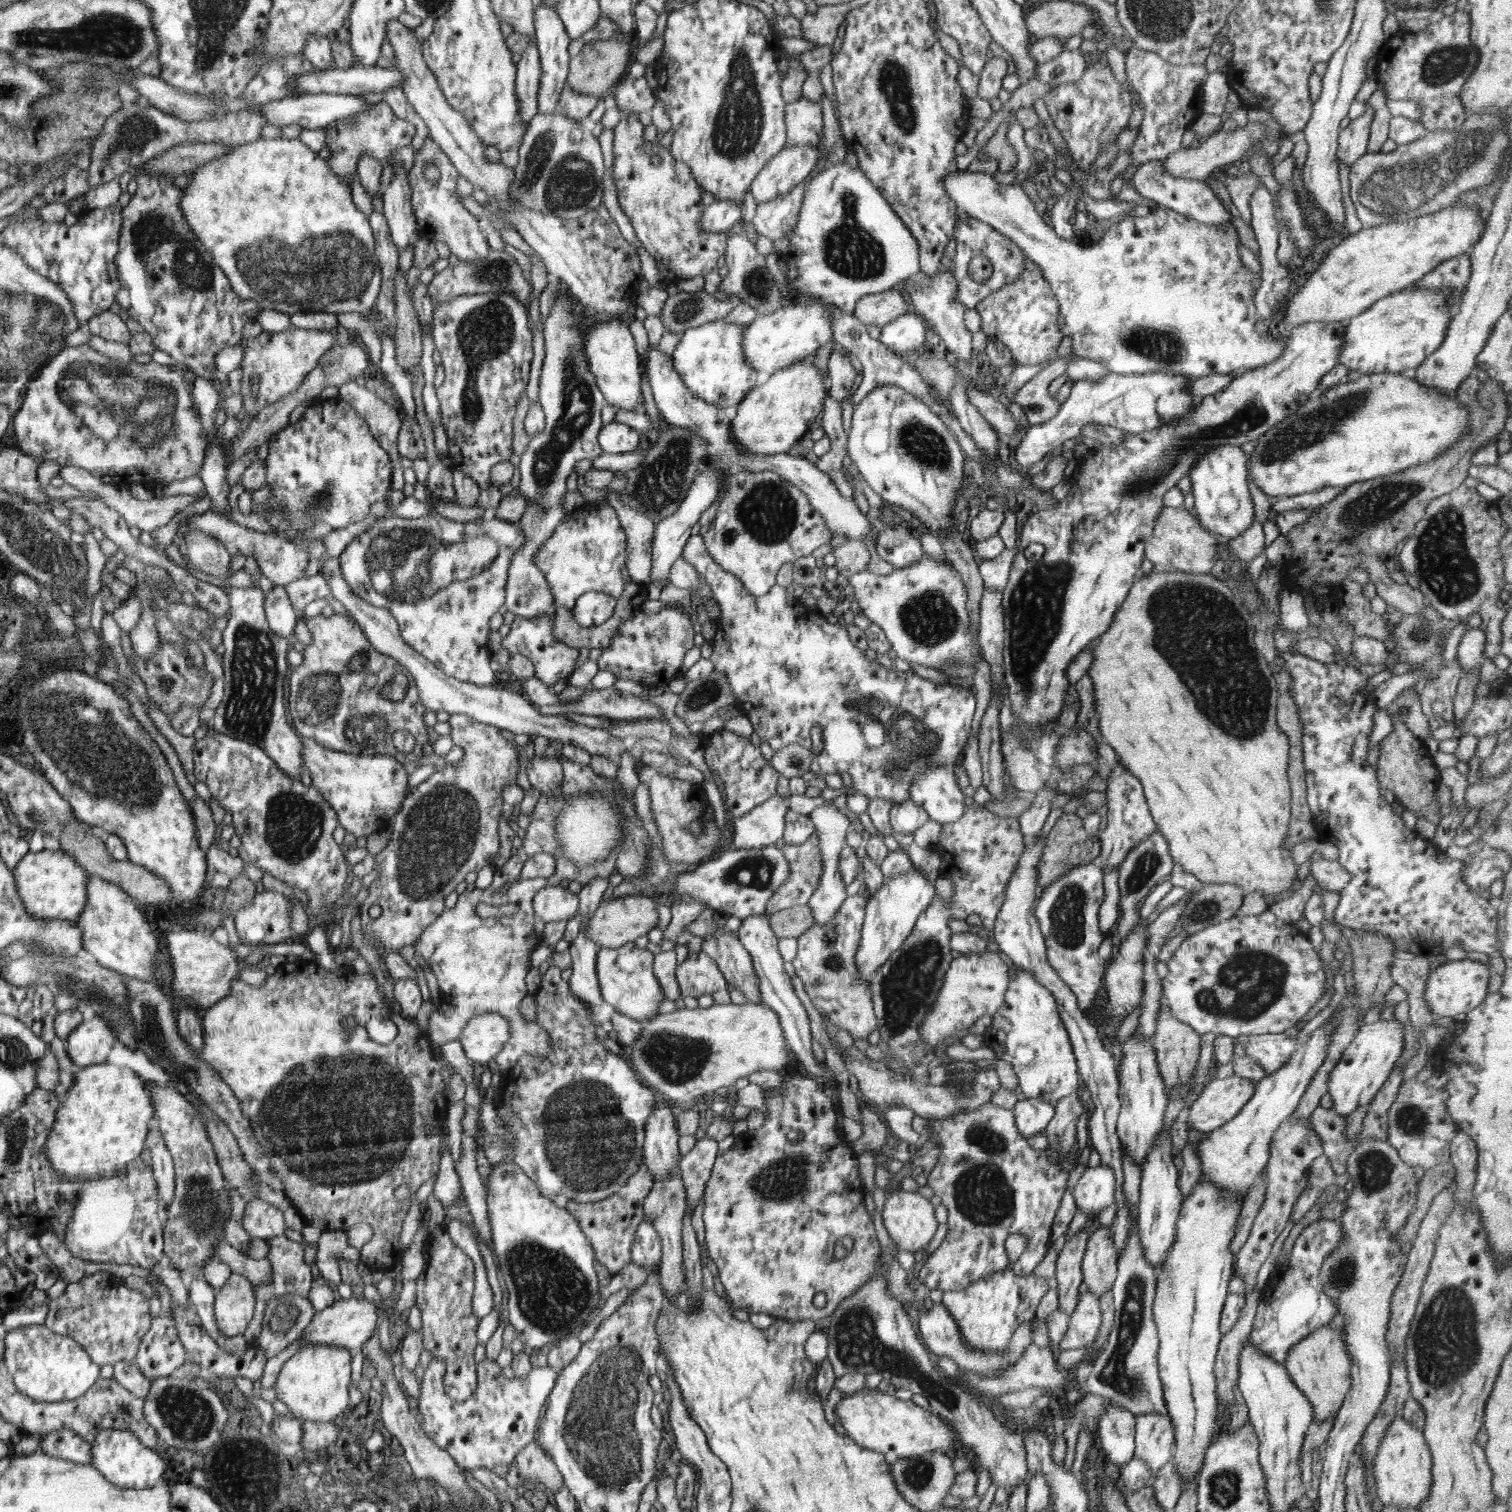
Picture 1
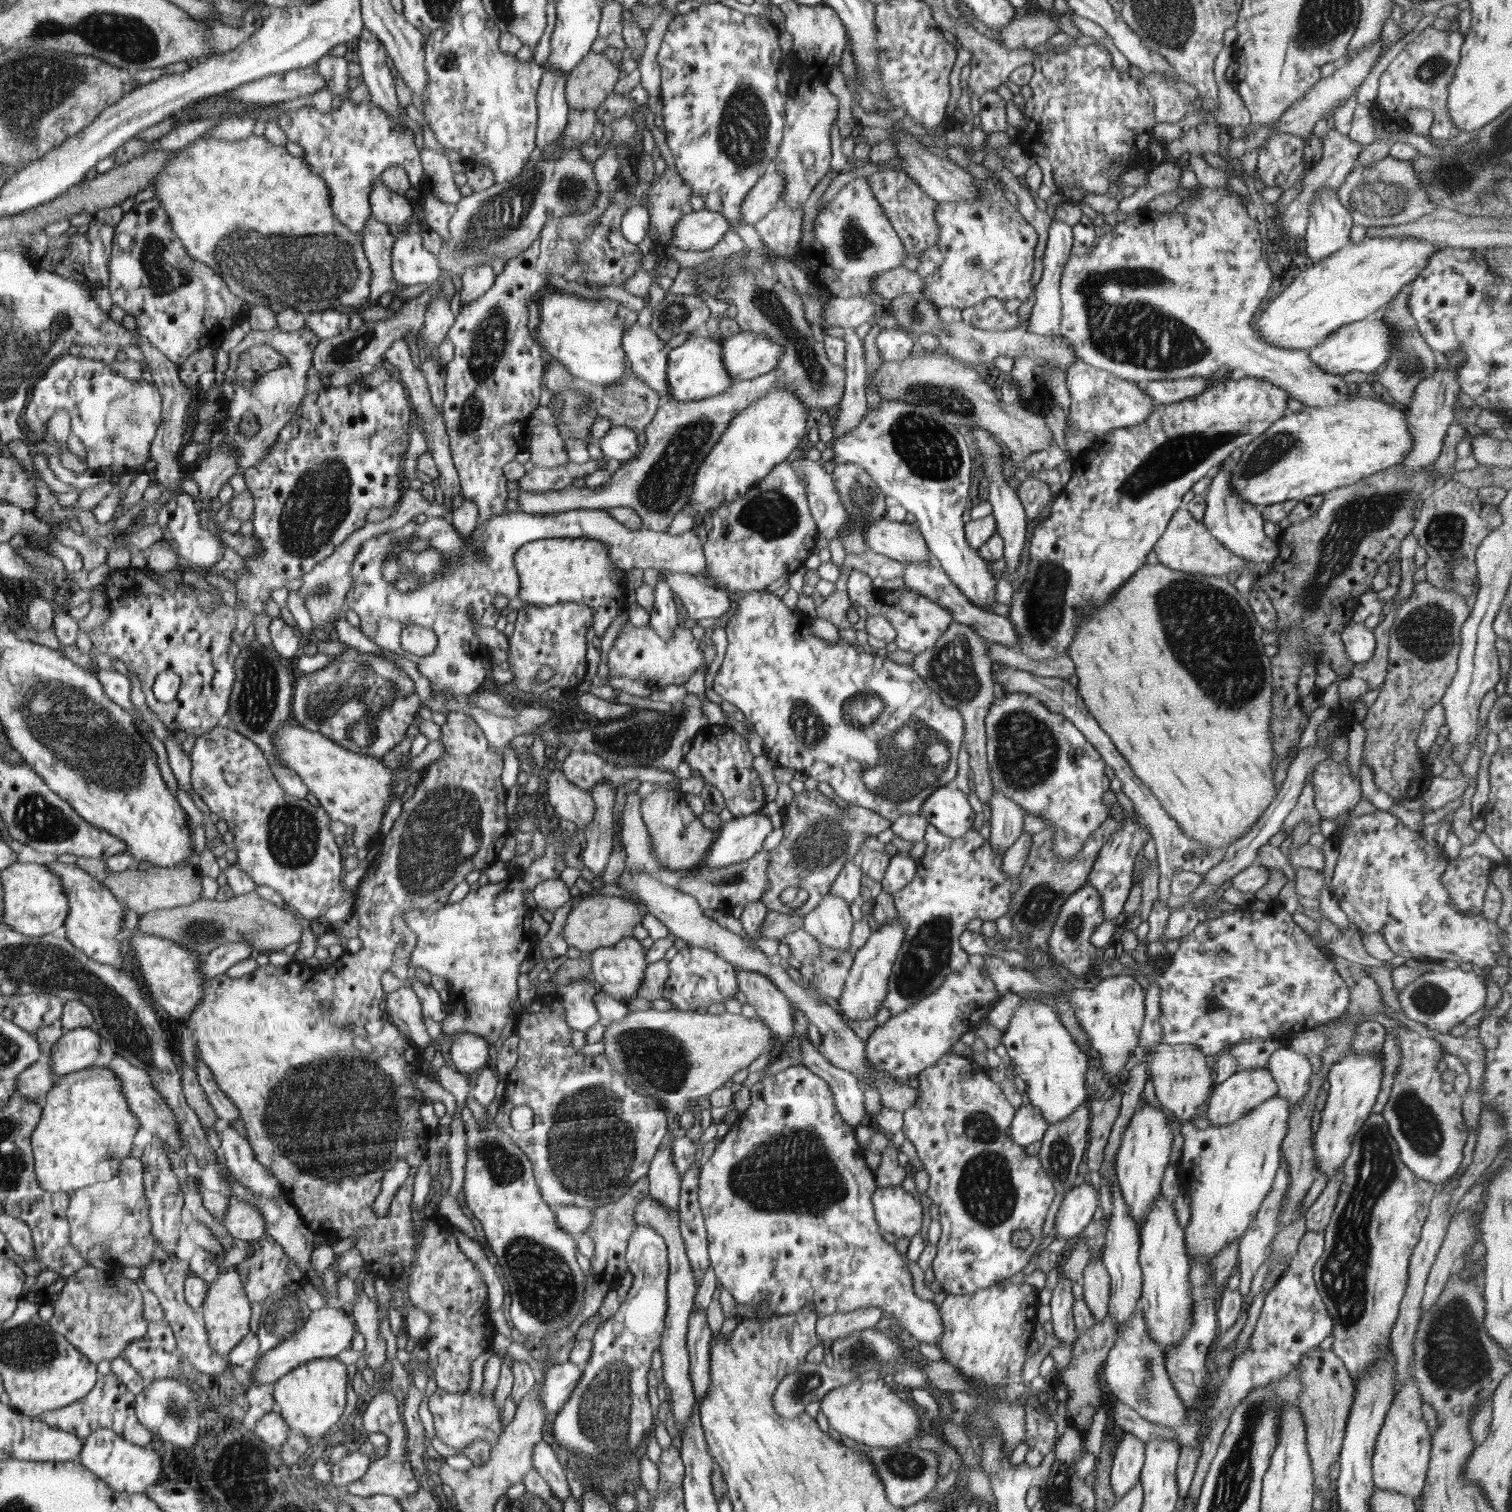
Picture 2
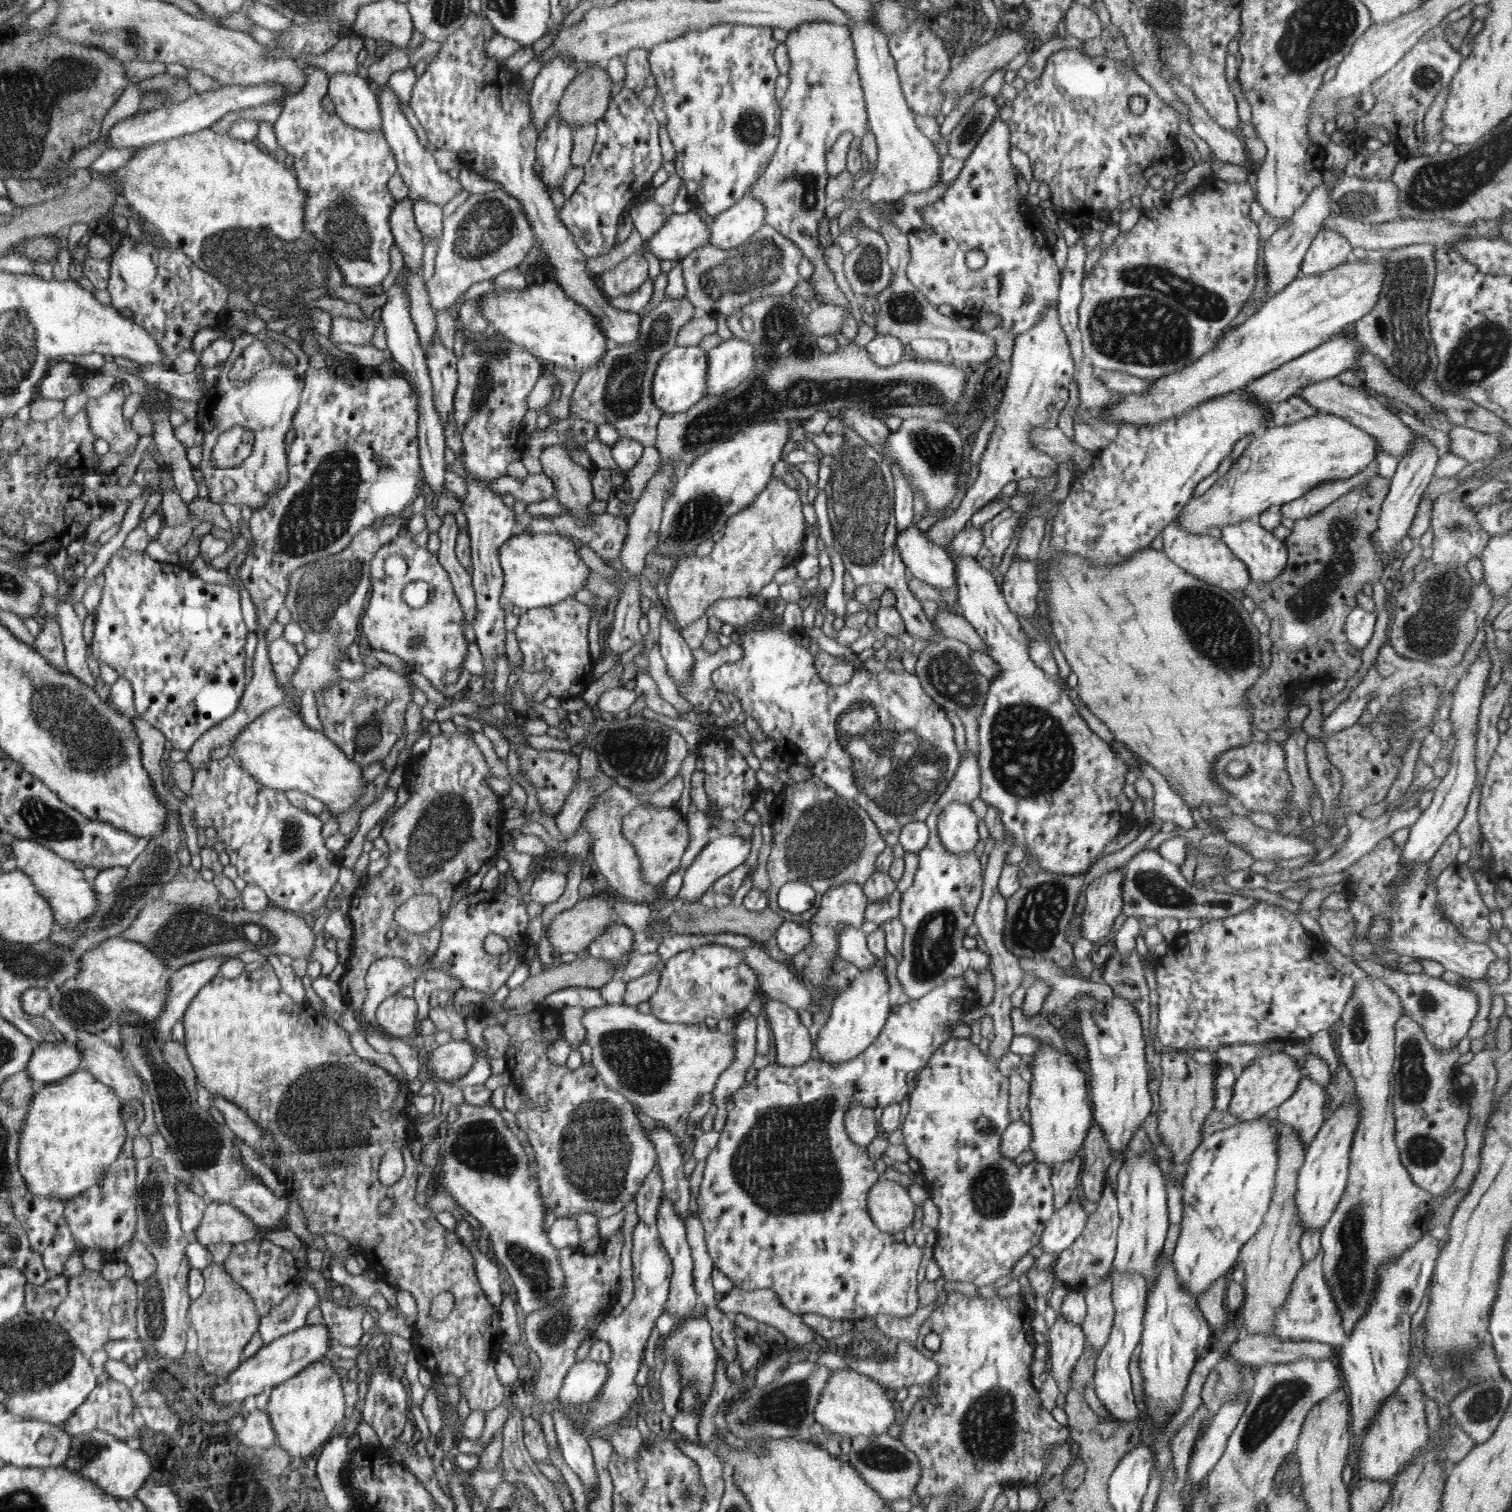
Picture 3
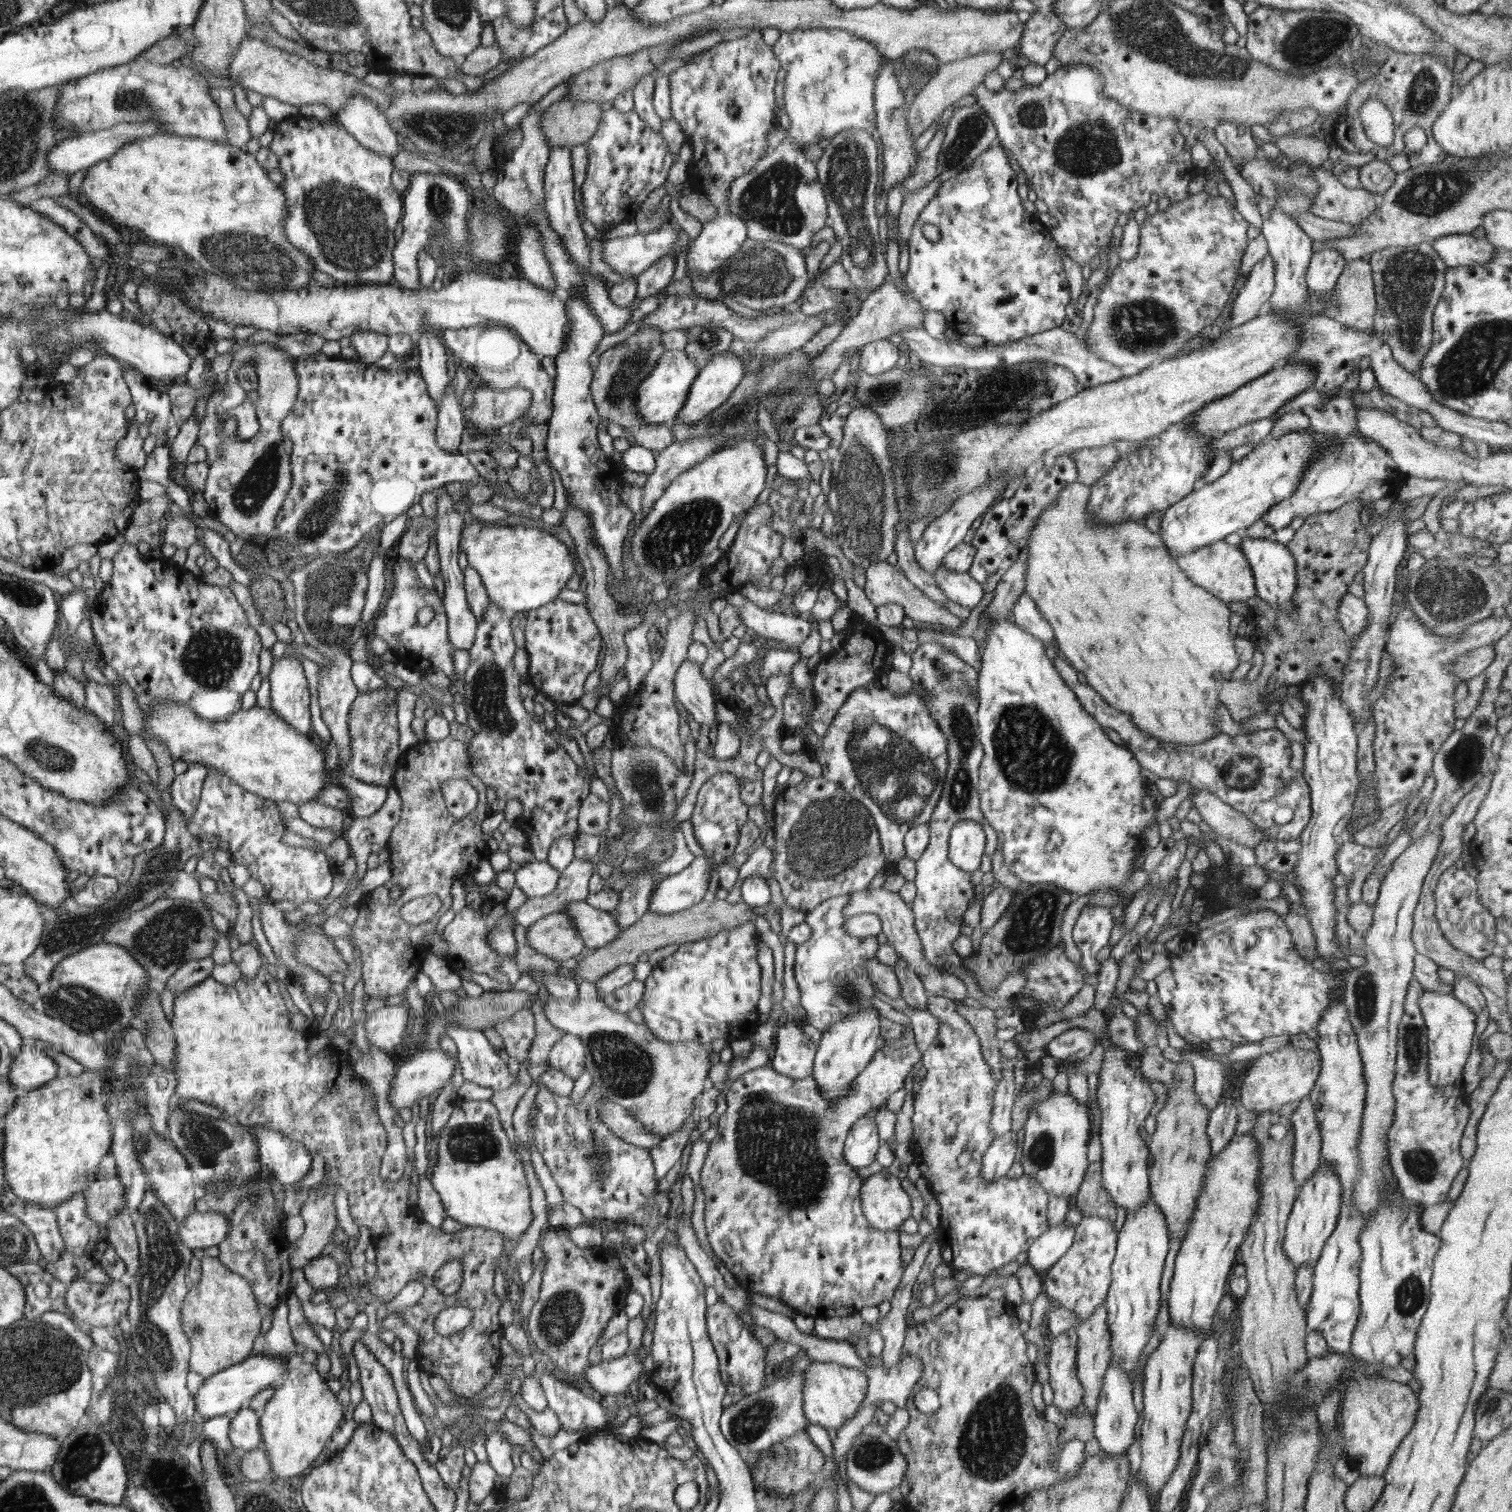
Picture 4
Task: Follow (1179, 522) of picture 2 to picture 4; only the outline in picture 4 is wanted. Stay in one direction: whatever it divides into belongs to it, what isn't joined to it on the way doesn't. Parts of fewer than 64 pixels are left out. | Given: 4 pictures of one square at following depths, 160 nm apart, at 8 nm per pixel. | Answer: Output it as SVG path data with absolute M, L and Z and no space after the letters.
M1214 541L1212 544L1193 550L1175 558L1176 564L1190 577L1194 584L1210 592L1218 600L1229 602L1247 601L1257 595L1254 575L1242 549L1226 541Z

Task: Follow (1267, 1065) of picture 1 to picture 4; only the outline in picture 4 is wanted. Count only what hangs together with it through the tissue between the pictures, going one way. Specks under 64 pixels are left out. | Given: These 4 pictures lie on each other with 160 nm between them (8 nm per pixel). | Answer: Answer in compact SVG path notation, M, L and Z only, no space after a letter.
M1308 1096L1301 1099L1292 1112L1291 1125L1295 1135L1292 1166L1298 1190L1312 1176L1321 1160L1321 1134L1316 1111Z

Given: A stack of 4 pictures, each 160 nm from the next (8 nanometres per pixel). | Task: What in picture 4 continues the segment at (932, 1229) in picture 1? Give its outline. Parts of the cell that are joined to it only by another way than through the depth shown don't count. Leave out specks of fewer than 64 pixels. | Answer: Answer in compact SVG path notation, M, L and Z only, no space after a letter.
M885 1170L864 1179L861 1188L861 1205L866 1220L874 1228L894 1235L900 1225L911 1216L910 1196L900 1182L901 1170Z

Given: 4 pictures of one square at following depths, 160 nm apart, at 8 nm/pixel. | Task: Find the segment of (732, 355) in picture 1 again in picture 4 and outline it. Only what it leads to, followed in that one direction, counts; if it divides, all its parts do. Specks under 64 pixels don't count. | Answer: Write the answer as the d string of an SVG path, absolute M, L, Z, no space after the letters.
M683 350L664 352L652 373L640 384L636 391L636 397L634 397L636 398L637 413L642 420L647 423L670 424L676 419L688 400L690 388L693 387L699 372L696 362Z

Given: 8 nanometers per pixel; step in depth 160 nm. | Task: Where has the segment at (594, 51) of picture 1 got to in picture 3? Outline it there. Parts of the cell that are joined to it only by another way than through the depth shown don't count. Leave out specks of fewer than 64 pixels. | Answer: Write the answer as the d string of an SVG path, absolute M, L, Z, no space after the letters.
M590 63L589 67L577 73L576 78L572 80L568 87L565 88L565 94L562 95L561 102L557 106L560 118L568 124L574 131L584 124L596 124L598 120L604 119L608 100L612 94L612 80L604 70L604 64Z

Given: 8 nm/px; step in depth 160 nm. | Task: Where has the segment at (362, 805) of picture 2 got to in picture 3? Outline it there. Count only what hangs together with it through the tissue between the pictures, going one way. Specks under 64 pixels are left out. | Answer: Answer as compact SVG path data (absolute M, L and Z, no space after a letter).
M288 705L269 708L233 740L231 752L264 788L278 792L300 791L327 806L332 816L346 812L366 791L362 770L325 733L311 730Z

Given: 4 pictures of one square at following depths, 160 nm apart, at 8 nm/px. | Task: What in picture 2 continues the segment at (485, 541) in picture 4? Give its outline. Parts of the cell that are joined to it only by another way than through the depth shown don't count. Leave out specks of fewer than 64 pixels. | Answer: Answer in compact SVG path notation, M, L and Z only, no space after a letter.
M587 538L542 539L526 543L515 554L515 565L521 582L518 591L520 600L527 605L552 606L558 603L583 603L596 612L596 636L602 636L619 612L626 608L628 586L617 585L615 572L619 570L607 552L607 546L602 541Z

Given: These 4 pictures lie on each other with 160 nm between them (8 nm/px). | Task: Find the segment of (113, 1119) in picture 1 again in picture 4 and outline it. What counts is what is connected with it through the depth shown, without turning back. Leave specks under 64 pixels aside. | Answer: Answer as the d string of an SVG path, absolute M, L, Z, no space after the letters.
M86 1071L80 1076L59 1075L36 1090L19 1093L14 1108L2 1122L5 1130L5 1176L13 1193L30 1205L56 1208L98 1179L99 1164L113 1142L112 1122L106 1110L108 1092L106 1081L98 1080Z

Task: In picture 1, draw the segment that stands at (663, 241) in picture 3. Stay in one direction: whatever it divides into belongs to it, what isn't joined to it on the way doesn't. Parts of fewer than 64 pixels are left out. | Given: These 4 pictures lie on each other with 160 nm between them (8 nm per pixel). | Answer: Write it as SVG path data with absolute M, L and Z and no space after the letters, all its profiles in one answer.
M714 201L705 207L701 225L705 231L725 233L742 219L743 206L736 201Z

